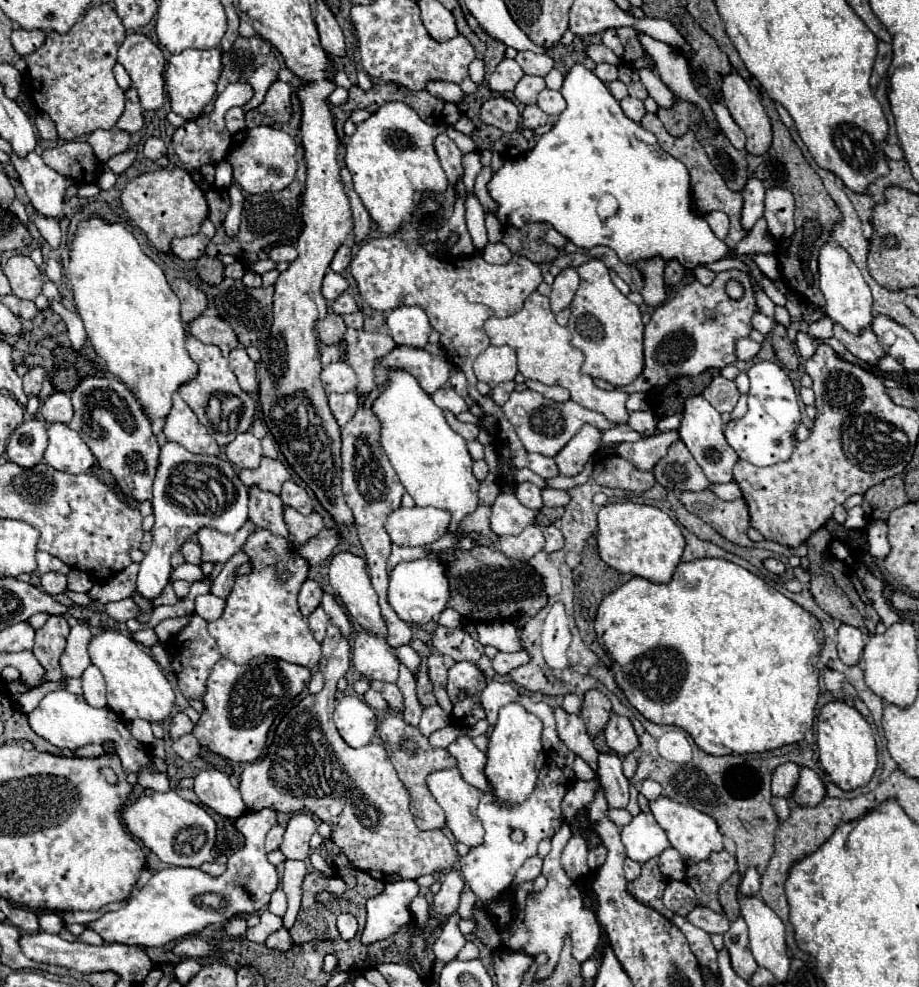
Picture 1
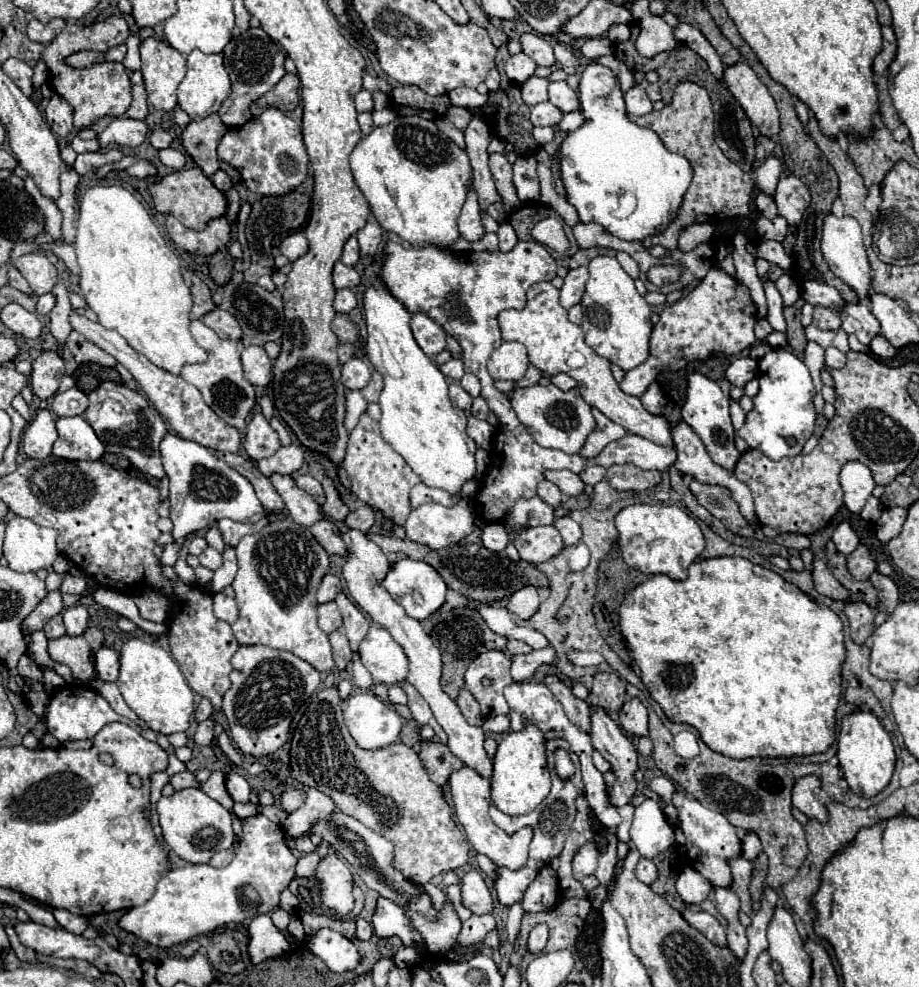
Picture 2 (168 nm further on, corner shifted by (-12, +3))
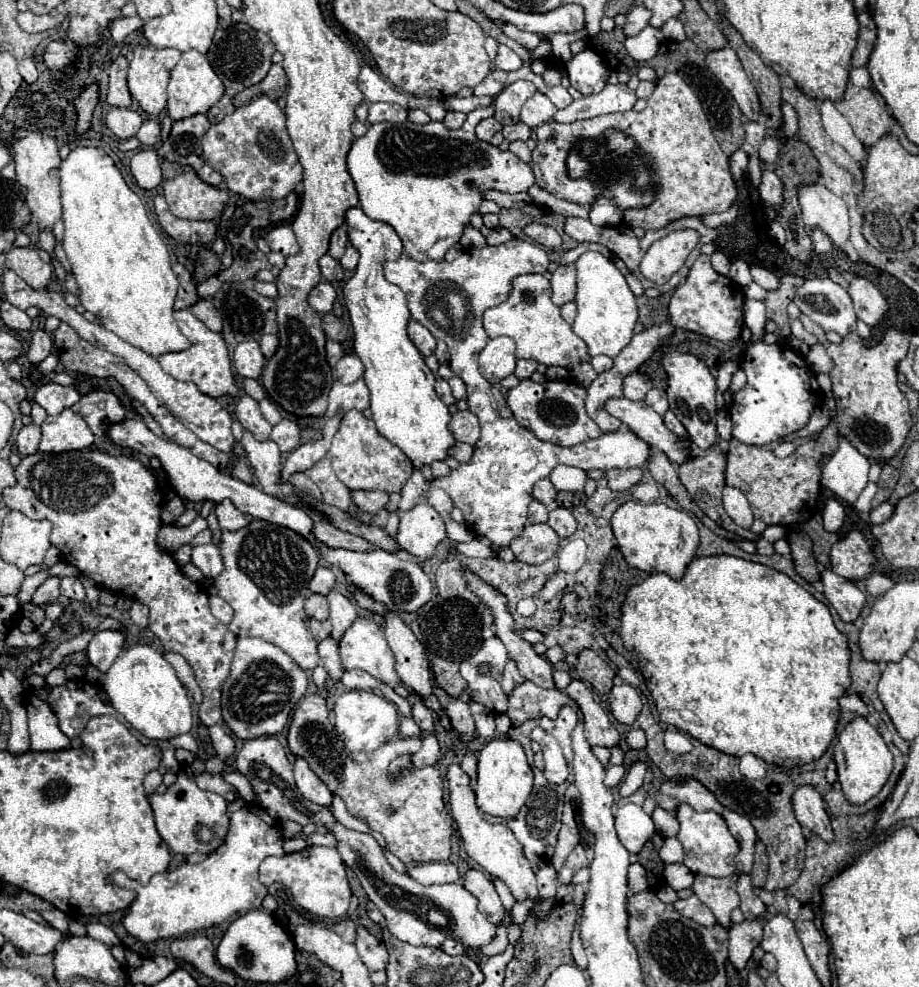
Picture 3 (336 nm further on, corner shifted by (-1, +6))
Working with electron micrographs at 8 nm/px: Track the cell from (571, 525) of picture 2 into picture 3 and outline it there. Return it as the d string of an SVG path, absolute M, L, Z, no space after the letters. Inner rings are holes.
M557 507L553 511L549 511L549 527L553 527L553 531L561 537L567 539L577 531L577 521L573 517L573 513L567 507Z

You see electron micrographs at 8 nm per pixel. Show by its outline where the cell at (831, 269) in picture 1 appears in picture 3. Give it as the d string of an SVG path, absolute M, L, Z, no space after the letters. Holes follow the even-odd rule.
M799 185L797 199L807 227L823 229L831 241L843 249L849 239L849 215L841 197L831 193L825 185Z

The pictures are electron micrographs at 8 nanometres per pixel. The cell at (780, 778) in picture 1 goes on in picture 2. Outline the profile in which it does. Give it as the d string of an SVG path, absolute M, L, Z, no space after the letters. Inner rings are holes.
M814 774L802 776L794 782L792 804L800 812L804 812L808 818L816 818L820 822L826 822L826 818L828 818L826 806L818 800L818 792L820 792L818 776L814 776Z

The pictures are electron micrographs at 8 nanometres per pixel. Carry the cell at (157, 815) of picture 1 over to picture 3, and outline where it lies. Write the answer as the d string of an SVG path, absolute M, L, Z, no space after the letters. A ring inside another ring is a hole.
M181 771L177 775L175 785L171 785L167 793L163 795L153 793L149 801L155 813L157 831L163 837L163 841L171 847L171 851L181 853L181 855L213 853L225 841L227 829L229 829L227 801L217 793L199 789L191 773Z

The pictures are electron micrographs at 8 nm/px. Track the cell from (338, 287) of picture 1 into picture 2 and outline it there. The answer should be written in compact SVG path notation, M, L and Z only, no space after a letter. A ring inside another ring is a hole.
M338 262L334 266L334 286L336 290L342 290L342 288L354 288L360 284L360 276L354 268L350 266L344 266L342 262Z

